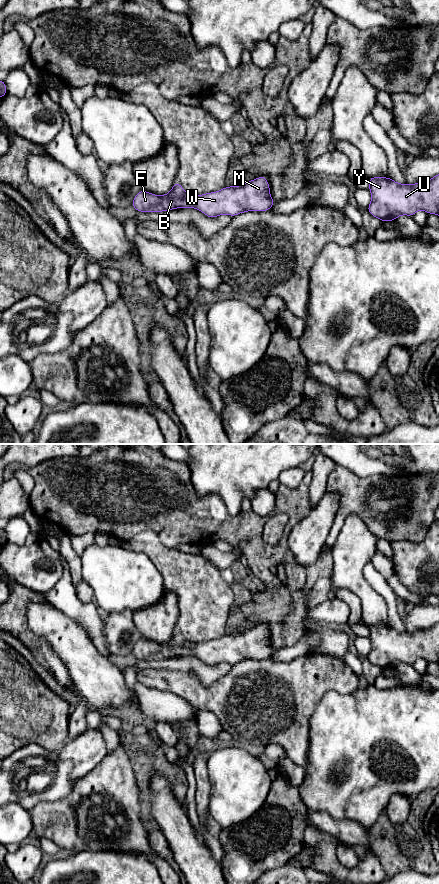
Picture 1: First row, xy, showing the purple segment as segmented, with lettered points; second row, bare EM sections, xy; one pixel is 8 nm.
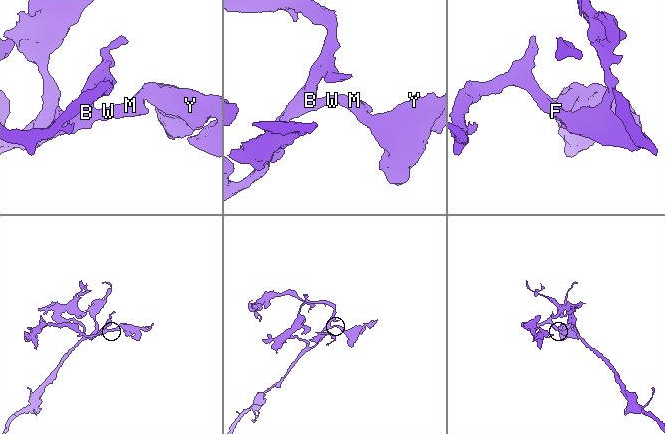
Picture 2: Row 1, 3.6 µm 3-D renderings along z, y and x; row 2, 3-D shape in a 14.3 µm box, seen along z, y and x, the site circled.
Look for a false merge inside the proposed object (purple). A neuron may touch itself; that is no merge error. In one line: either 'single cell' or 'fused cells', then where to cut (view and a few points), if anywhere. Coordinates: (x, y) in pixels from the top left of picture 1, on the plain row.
single cell; cut none

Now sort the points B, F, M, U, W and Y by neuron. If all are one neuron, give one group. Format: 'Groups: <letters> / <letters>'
Groups: B F M U W Y

